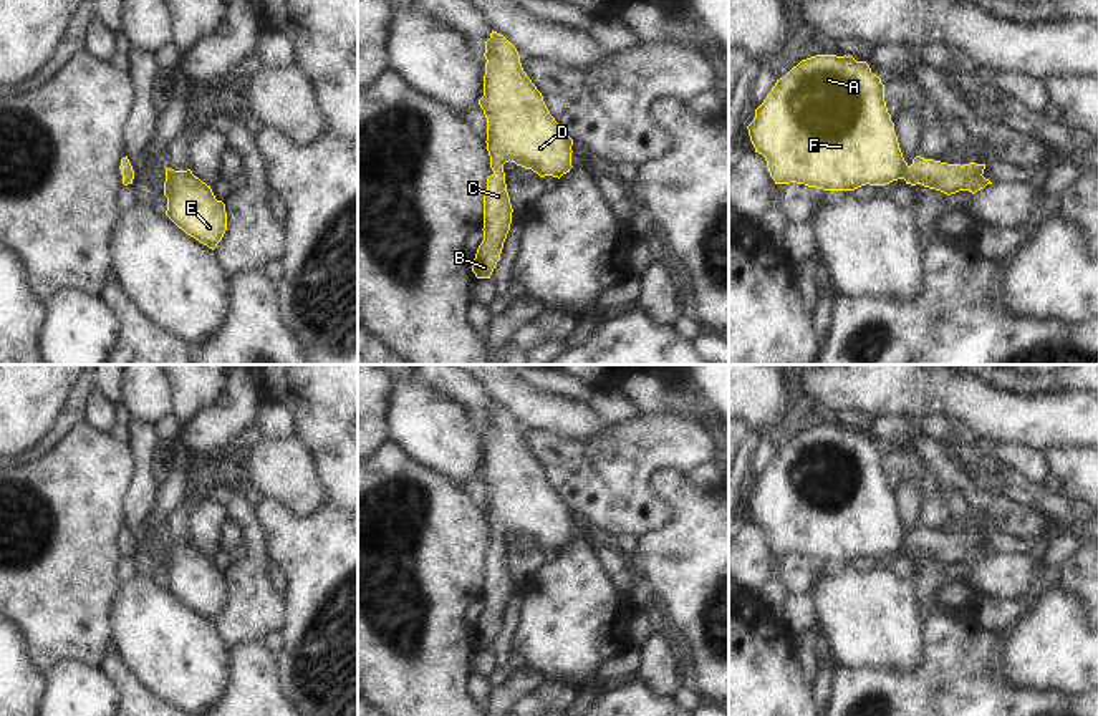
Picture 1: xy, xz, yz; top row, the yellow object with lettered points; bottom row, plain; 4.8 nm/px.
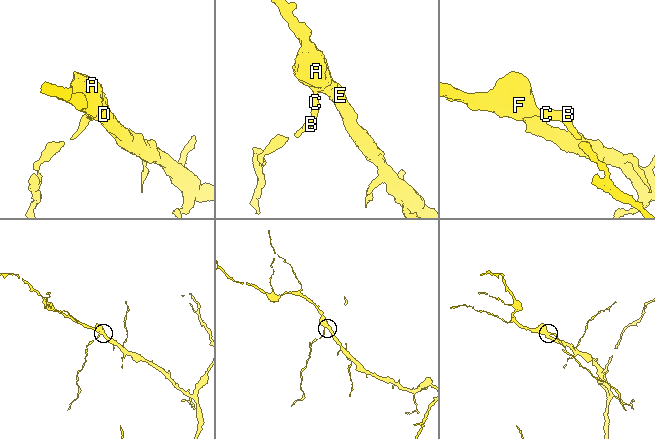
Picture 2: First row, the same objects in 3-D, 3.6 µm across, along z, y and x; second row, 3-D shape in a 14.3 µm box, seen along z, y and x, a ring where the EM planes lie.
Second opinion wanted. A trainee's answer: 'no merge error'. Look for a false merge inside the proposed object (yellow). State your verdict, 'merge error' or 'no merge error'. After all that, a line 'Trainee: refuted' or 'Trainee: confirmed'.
no merge error
Trainee: confirmed

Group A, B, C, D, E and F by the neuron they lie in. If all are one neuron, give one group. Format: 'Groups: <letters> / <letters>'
Groups: A B C D E F

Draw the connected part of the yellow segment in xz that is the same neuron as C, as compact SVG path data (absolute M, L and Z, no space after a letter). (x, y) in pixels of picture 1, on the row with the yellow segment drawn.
M500 33L485 41L484 96L487 151L492 176L484 196L484 240L472 262L477 278L490 278L512 224L505 162L532 169L540 177L570 172L573 139L550 114L542 93L522 68L517 48Z

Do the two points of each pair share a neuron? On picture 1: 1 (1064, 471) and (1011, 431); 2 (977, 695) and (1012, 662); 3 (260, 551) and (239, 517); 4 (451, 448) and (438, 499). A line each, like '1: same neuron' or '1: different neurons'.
1: different neurons
2: different neurons
3: same neuron
4: different neurons

